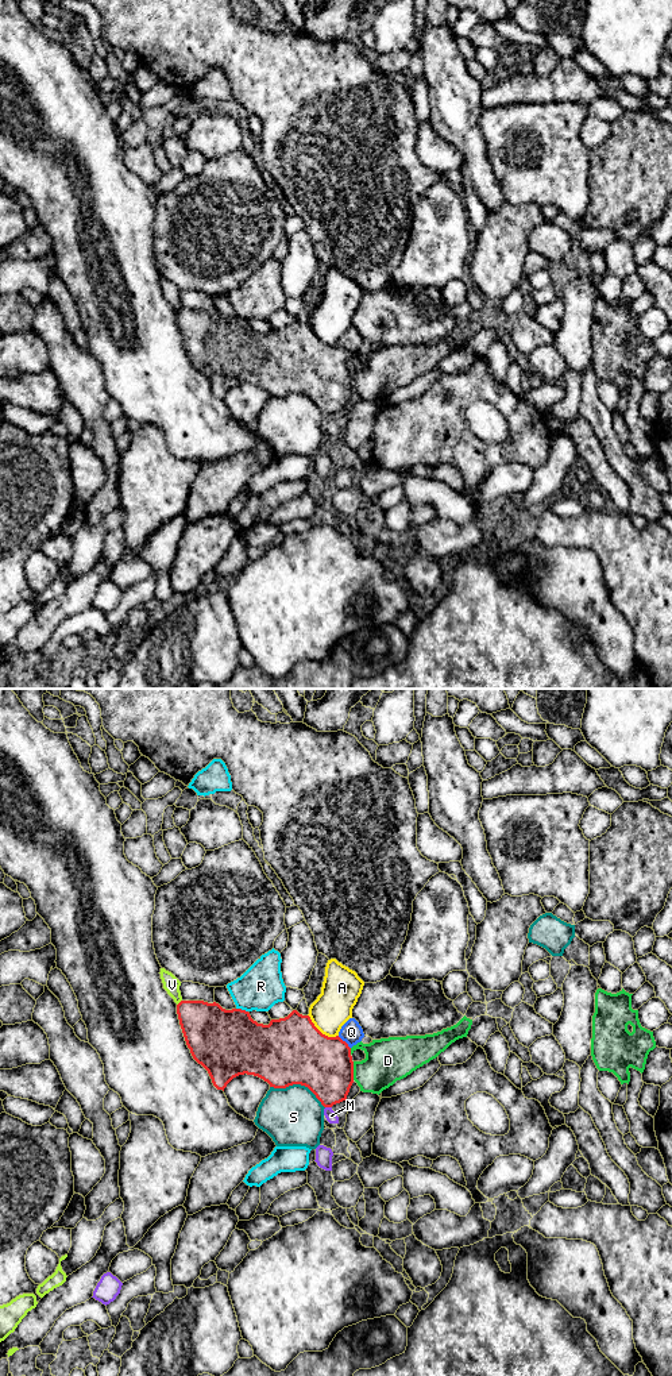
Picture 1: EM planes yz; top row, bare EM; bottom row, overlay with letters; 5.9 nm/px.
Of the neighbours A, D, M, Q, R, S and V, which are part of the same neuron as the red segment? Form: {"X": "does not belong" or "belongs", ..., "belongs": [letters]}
{"A": "does not belong", "D": "belongs", "M": "does not belong", "Q": "does not belong", "R": "does not belong", "S": "does not belong", "V": "does not belong", "belongs": ["D"]}

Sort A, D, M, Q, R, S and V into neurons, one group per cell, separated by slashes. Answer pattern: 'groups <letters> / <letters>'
groups A / D / M / Q / R / S / V

